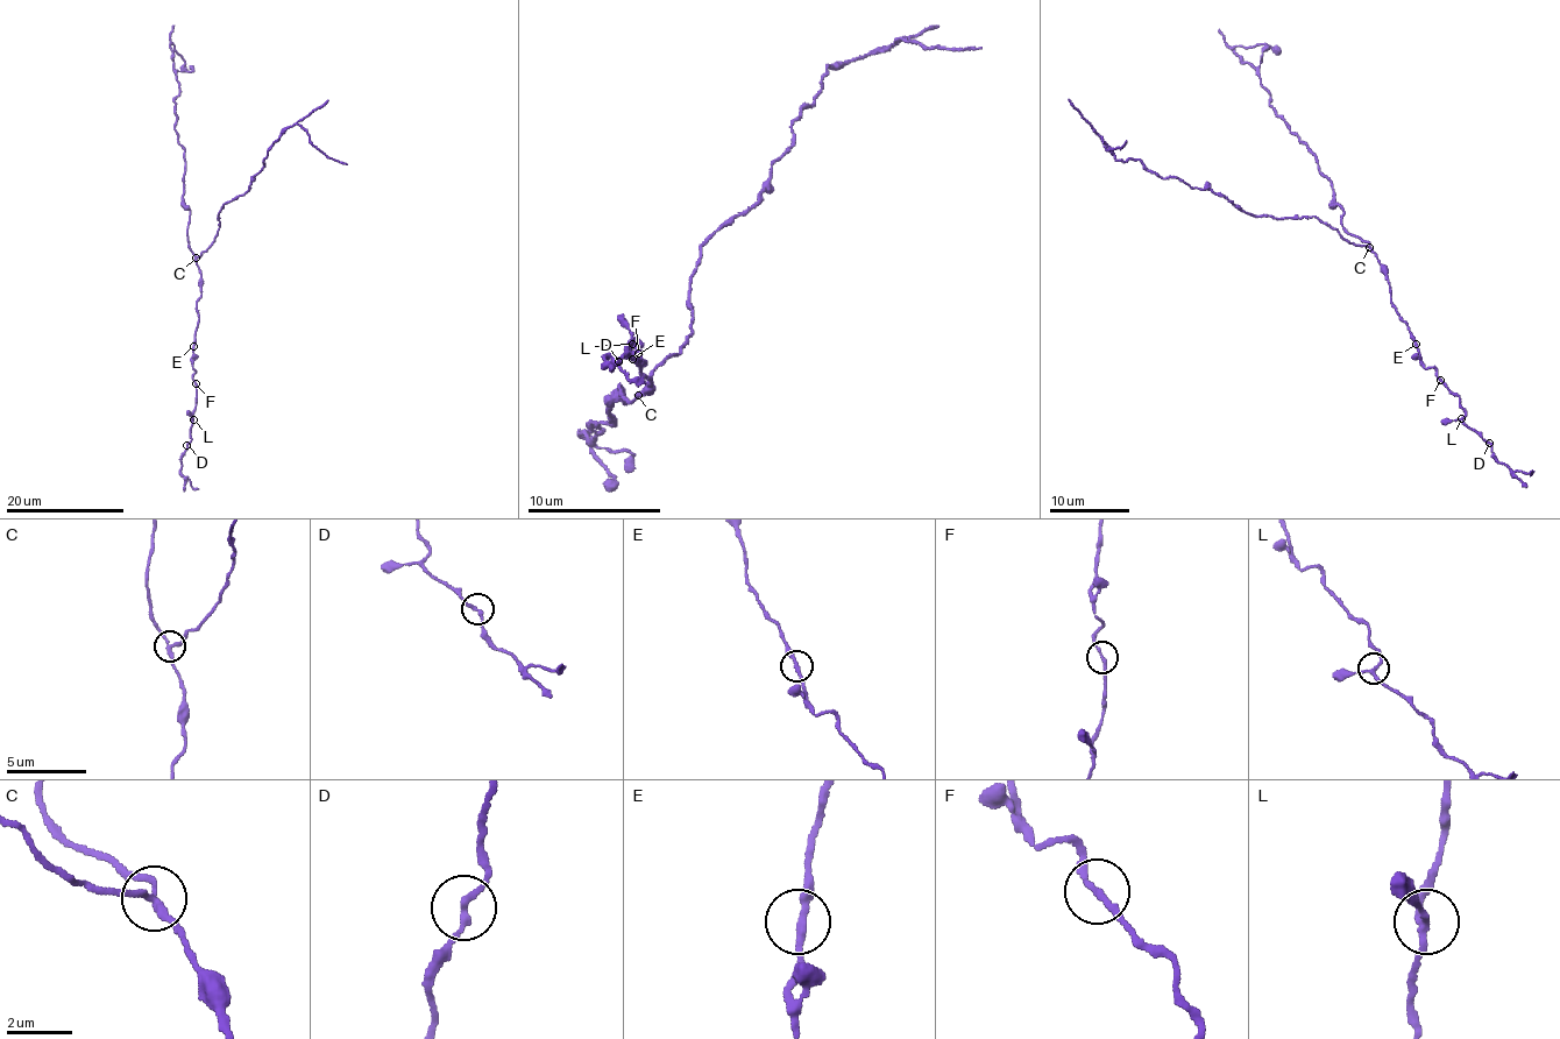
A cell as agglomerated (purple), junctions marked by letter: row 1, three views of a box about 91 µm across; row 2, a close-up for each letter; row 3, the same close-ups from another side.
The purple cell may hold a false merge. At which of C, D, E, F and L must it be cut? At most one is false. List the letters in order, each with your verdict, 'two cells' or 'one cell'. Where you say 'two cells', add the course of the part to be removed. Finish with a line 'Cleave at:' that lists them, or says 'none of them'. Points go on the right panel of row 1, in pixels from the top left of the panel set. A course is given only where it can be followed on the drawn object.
C: two cells | (1370, 246), (1316, 217), (1256, 217), (1139, 158), (1117, 161), (1100, 136), (1111, 149), (1127, 140)
D: one cell
E: one cell
F: one cell
L: one cell
Cleave at: C

